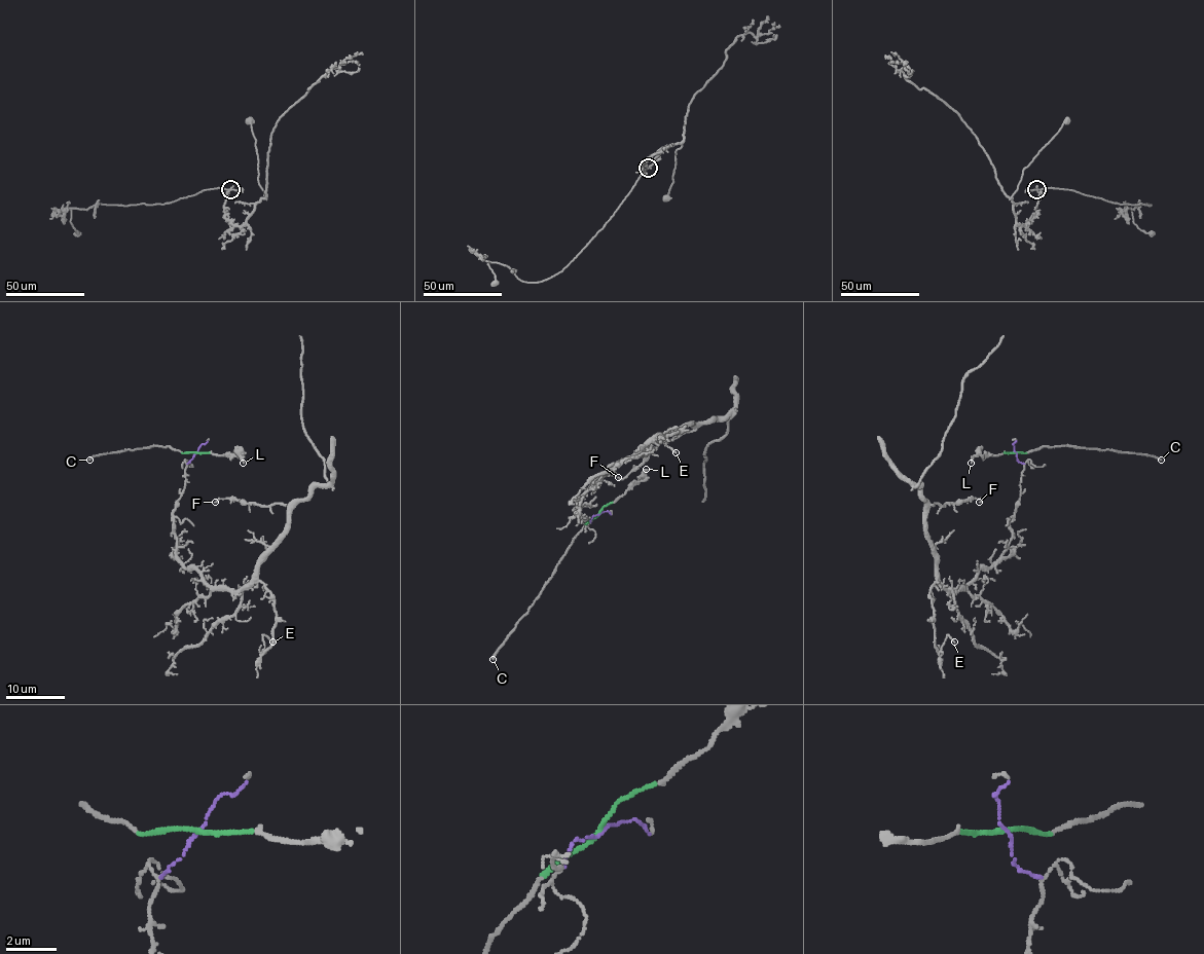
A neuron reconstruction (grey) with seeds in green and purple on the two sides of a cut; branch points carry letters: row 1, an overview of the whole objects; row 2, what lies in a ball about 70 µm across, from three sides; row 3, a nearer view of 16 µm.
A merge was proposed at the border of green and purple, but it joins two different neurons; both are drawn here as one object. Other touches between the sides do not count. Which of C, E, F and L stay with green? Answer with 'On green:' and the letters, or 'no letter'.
On green: C, L

